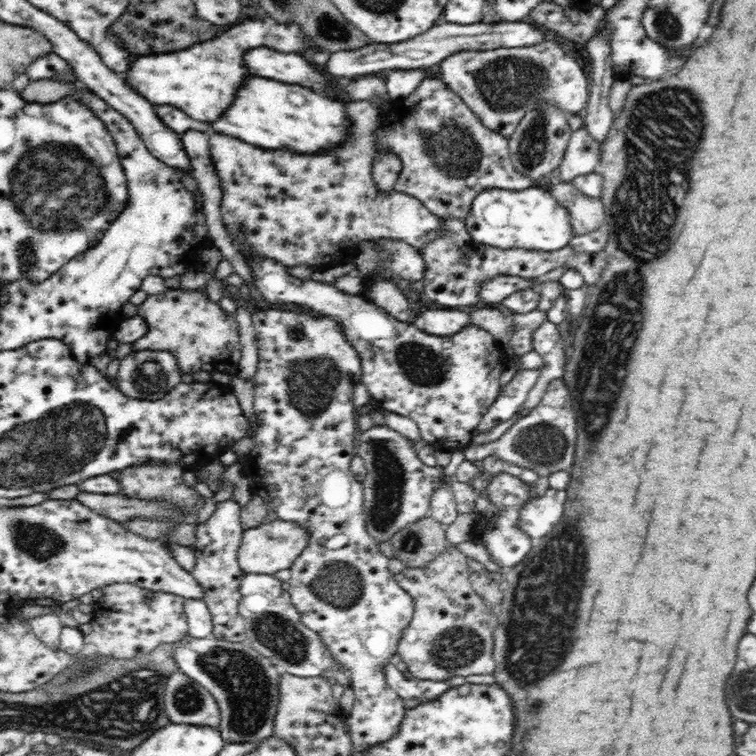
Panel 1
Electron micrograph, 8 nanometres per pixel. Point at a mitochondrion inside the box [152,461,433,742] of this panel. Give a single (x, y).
(246, 680)

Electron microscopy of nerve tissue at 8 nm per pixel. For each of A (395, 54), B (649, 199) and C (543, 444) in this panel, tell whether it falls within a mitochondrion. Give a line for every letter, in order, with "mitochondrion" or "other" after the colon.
A: other
B: mitochondrion
C: mitochondrion

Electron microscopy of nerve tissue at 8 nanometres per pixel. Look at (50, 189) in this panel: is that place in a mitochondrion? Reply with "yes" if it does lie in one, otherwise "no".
yes

